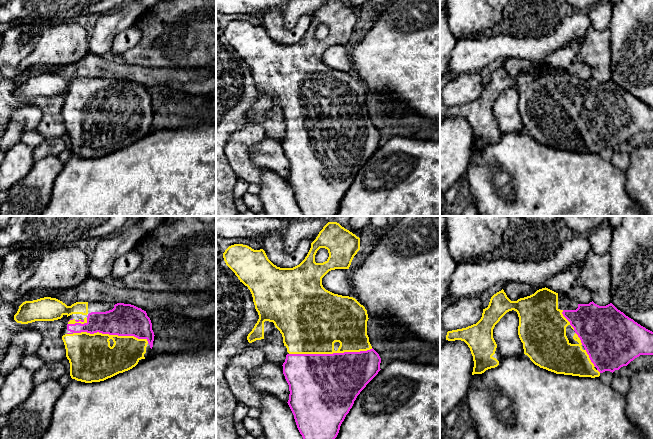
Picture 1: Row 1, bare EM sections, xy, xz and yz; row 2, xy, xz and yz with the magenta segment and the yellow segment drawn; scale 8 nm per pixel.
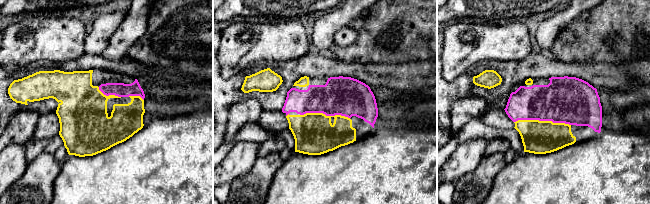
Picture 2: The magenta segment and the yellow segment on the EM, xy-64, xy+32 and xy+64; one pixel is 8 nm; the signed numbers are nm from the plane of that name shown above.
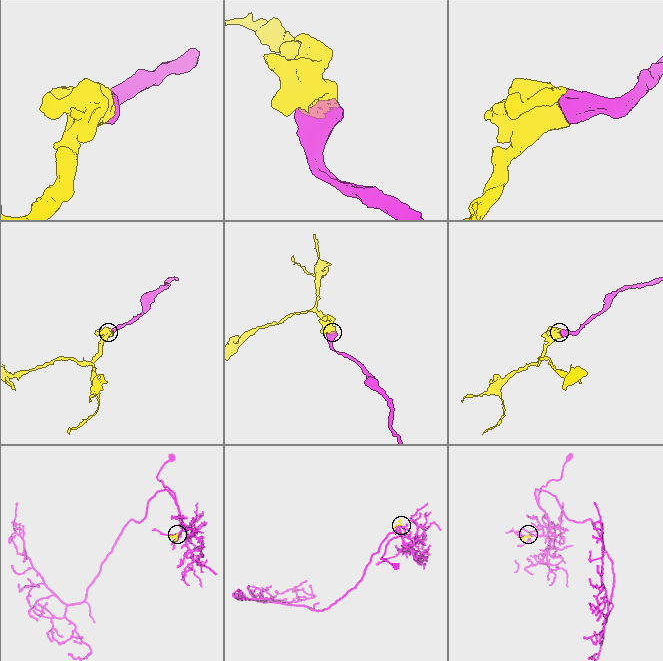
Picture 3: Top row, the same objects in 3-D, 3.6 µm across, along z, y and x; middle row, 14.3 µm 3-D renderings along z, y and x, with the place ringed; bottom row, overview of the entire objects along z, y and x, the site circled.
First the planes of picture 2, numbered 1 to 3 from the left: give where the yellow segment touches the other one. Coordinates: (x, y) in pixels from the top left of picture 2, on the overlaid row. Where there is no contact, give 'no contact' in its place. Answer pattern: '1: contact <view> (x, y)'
1: contact xy-64 (109, 94)
2: contact xy+32 (325, 114)
3: contact xy+64 (542, 120)

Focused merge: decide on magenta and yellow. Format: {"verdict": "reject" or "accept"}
{"verdict": "accept"}

